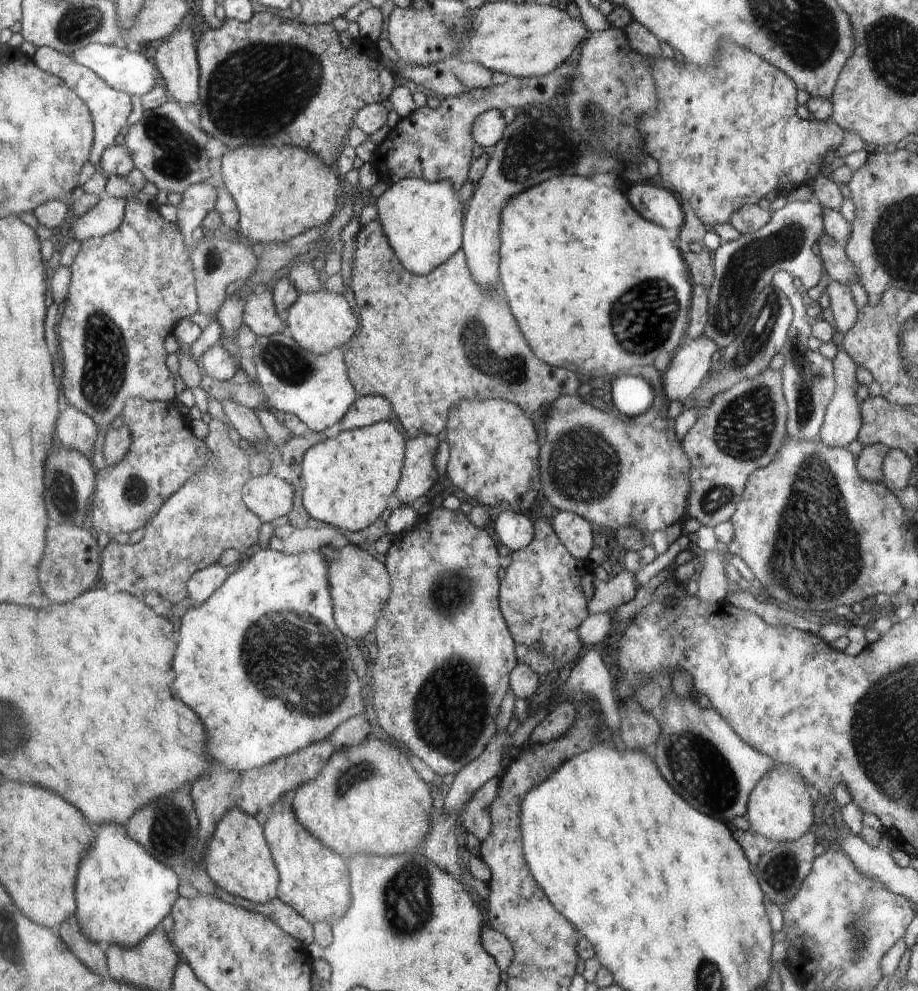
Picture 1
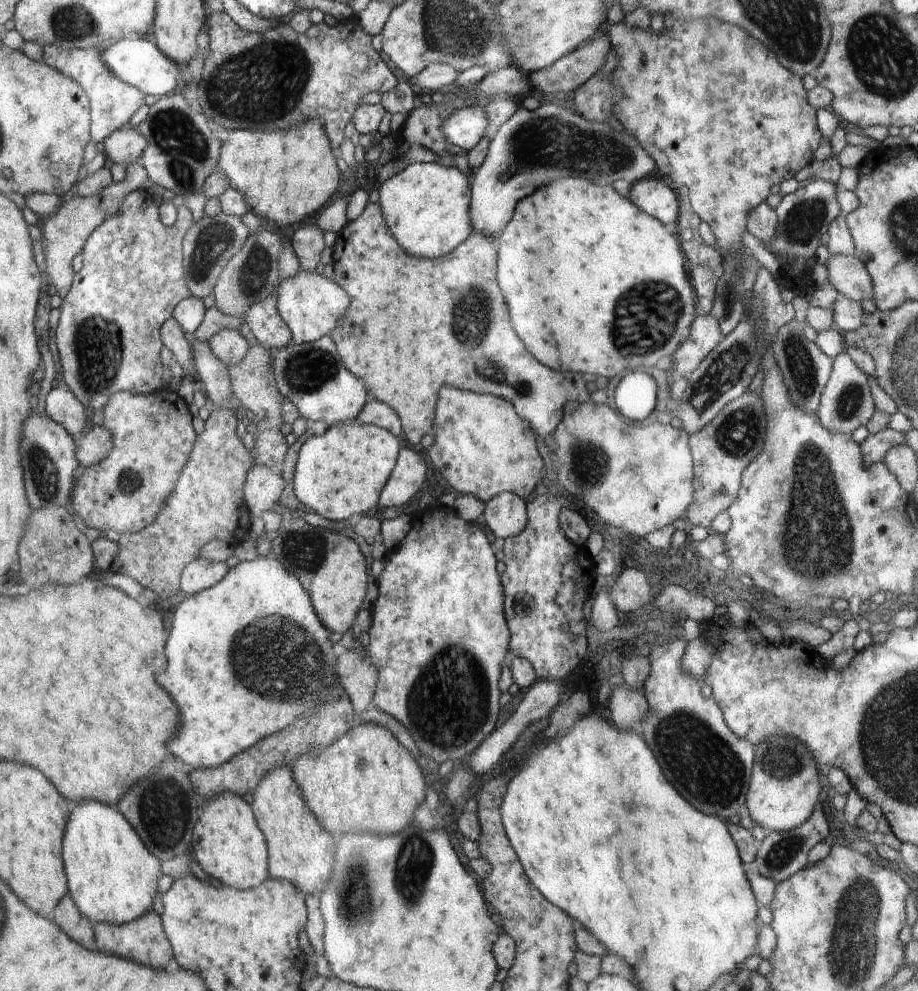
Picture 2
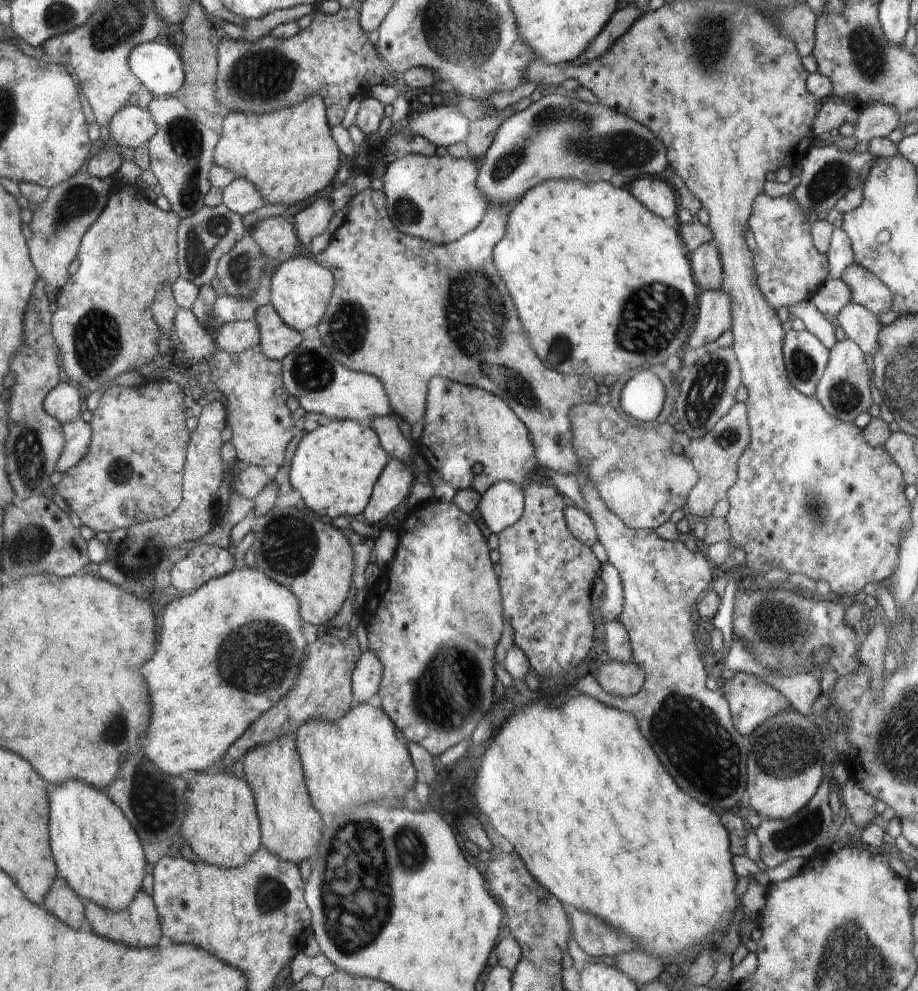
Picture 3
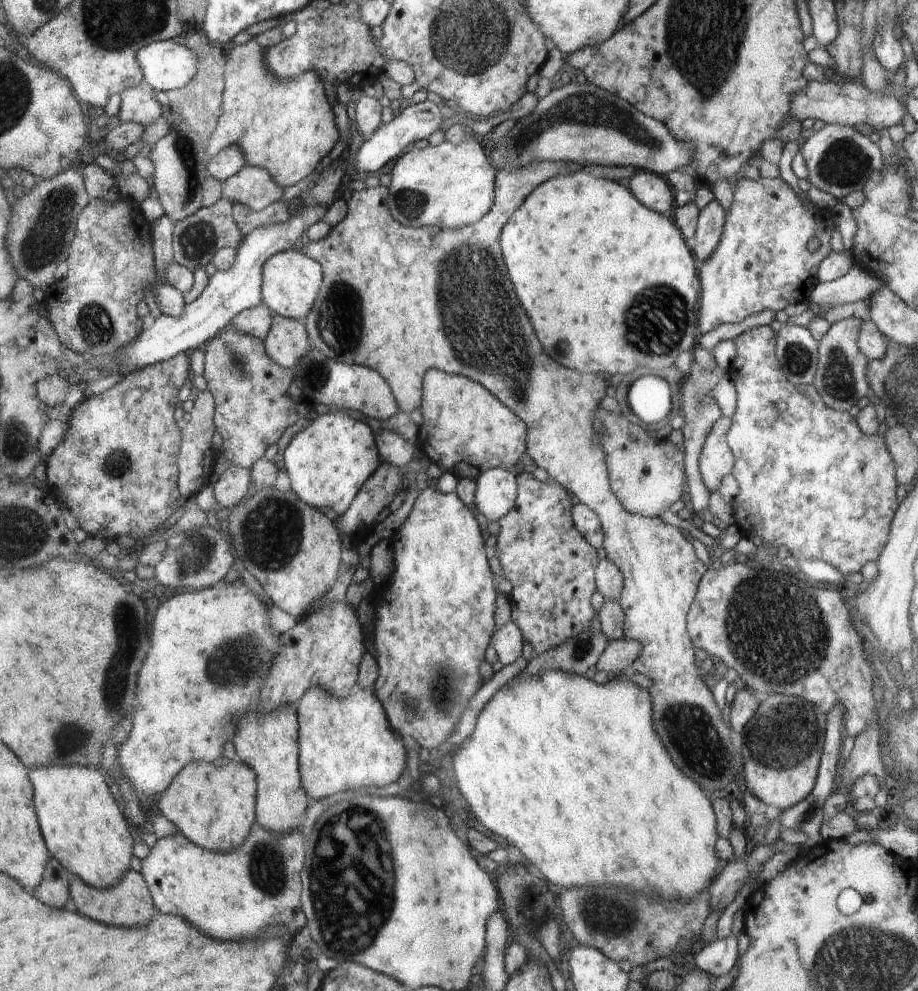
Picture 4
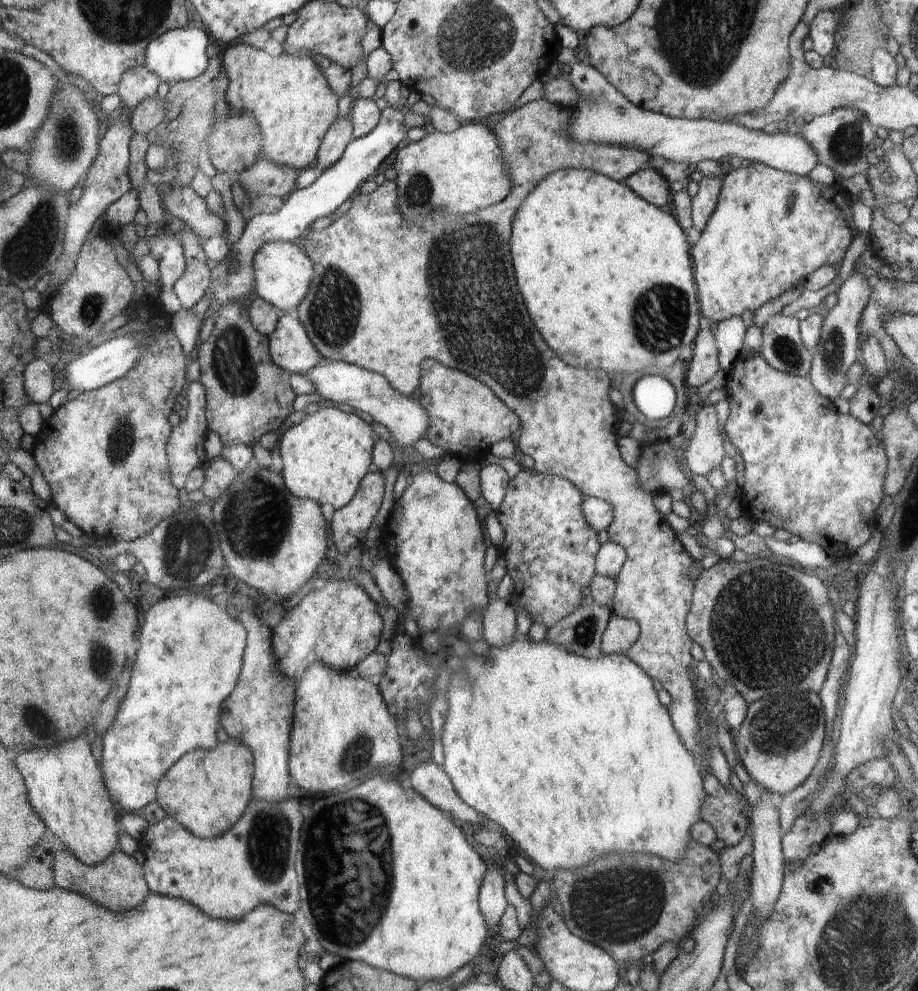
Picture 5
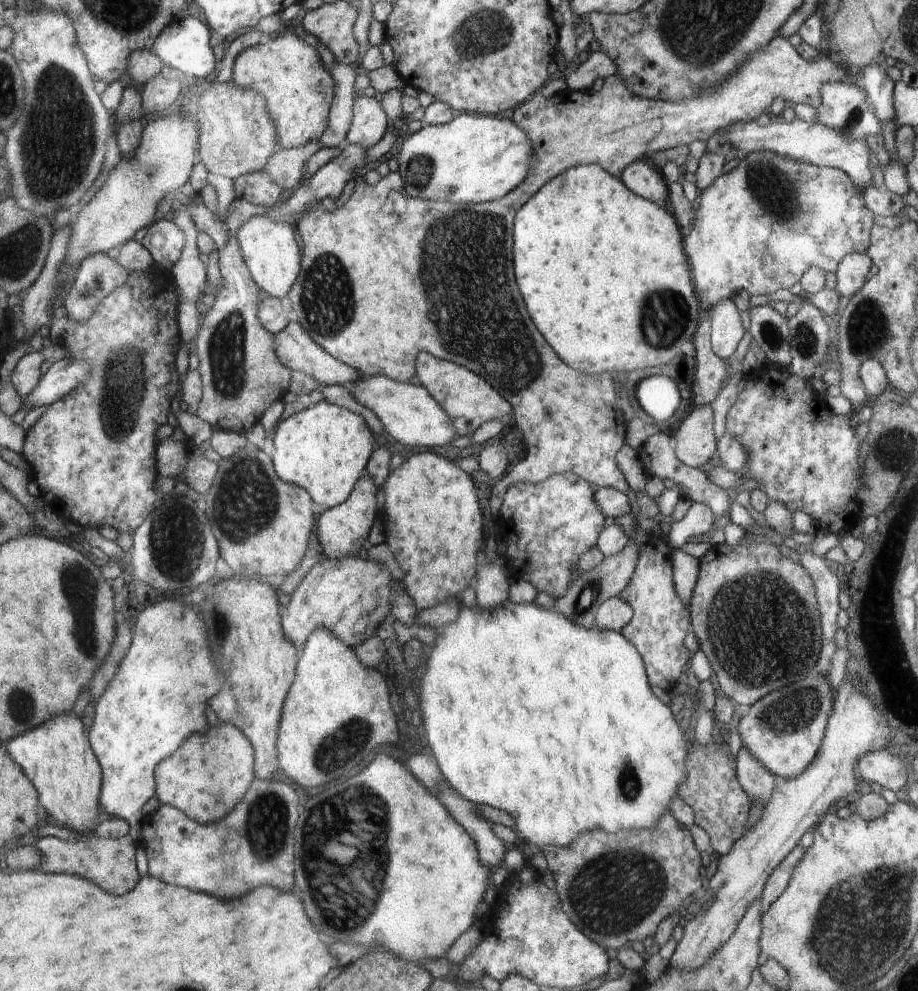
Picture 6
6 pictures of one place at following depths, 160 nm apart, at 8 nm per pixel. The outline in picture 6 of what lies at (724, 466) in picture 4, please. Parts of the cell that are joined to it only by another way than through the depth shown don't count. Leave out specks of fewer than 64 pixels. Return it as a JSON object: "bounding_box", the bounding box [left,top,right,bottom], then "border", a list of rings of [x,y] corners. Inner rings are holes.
{"bounding_box":[676,405,717,468],"border":[[[710,405],[694,406],[676,432],[676,458],[682,464],[702,468],[717,452],[713,411]]]}

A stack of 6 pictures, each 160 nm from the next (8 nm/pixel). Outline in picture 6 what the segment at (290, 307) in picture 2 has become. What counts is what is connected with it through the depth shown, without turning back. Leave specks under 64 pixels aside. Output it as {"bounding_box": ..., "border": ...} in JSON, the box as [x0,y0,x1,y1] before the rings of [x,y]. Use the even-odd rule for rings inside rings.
{"bounding_box":[237,215,301,297],"border":[[[267,215],[254,216],[238,231],[237,239],[254,282],[270,297],[288,296],[301,274],[300,248],[292,234],[292,226],[279,223]]]}

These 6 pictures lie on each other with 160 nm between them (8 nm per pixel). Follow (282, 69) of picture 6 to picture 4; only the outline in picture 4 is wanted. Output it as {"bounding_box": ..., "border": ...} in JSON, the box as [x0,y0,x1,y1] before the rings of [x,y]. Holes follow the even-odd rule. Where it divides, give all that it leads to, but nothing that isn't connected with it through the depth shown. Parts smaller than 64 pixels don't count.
{"bounding_box":[207,37,338,188],"border":[[[253,37],[241,45],[233,45],[227,54],[223,79],[223,101],[216,130],[208,142],[207,153],[214,158],[227,148],[238,147],[244,154],[246,165],[266,169],[273,180],[282,188],[298,184],[306,178],[318,162],[334,148],[338,142],[338,130],[334,124],[333,107],[329,103],[328,91],[324,82],[314,71],[300,75],[298,78],[284,81],[272,76],[265,69],[265,49]]]}

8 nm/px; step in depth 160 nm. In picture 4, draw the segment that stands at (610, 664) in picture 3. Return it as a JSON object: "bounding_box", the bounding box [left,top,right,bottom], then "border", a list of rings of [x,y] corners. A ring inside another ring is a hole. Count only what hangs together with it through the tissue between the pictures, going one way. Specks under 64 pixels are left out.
{"bounding_box":[595,638,642,678],"border":[[[626,638],[607,643],[604,652],[595,664],[597,670],[607,672],[609,677],[618,678],[620,672],[630,670],[642,652],[638,641],[628,641]]]}

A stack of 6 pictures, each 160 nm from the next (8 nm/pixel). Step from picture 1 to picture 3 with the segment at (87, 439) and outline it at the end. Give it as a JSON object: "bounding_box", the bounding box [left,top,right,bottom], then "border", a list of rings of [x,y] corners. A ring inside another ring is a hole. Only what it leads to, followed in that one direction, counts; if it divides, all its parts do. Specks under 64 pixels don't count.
{"bounding_box":[45,382,80,425],"border":[[[61,382],[46,395],[45,411],[62,425],[76,420],[80,414],[80,392],[72,382]]]}

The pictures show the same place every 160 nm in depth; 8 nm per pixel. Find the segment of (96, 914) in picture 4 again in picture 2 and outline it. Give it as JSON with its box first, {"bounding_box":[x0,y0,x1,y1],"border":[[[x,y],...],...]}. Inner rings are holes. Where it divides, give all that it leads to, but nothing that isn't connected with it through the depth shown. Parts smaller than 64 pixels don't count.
{"bounding_box":[92,911,174,971],"border":[[[156,911],[142,915],[140,919],[136,919],[132,923],[123,925],[96,923],[92,927],[95,932],[98,950],[106,952],[110,956],[130,958],[130,960],[136,960],[136,962],[140,962],[140,964],[152,967],[158,971],[165,970],[166,965],[174,956],[173,945],[170,944],[164,929],[164,921]]]}

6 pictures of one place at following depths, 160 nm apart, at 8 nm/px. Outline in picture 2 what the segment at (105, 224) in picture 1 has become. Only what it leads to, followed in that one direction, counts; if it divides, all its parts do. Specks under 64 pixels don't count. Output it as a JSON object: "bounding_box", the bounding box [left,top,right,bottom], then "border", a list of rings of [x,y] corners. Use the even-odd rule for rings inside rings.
{"bounding_box":[39,161,148,295],"border":[[[139,161],[130,164],[127,167],[126,181],[122,183],[111,183],[98,194],[92,196],[82,196],[74,193],[63,197],[60,207],[54,214],[41,220],[39,226],[43,236],[42,259],[43,271],[46,272],[48,284],[56,289],[58,294],[66,295],[72,287],[72,260],[76,254],[82,252],[82,246],[88,242],[89,237],[98,228],[101,227],[110,216],[114,216],[122,207],[122,202],[126,196],[130,195],[132,190],[139,190],[140,184],[148,178],[144,166]]]}

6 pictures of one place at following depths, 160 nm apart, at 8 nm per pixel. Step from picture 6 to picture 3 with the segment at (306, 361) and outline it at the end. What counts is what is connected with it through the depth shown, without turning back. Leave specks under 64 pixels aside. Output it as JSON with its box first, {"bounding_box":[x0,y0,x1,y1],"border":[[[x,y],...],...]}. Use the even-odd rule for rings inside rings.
{"bounding_box":[254,303,304,361],"border":[[[271,303],[259,306],[254,320],[258,324],[262,352],[272,360],[281,361],[304,342],[302,333],[290,328]]]}

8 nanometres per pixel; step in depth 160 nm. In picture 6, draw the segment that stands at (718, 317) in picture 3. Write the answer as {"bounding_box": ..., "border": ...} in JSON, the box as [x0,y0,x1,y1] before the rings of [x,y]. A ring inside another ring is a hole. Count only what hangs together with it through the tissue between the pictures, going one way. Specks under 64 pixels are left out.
{"bounding_box":[685,151,874,310],"border":[[[758,151],[758,152],[753,152],[750,155],[746,155],[741,157],[741,162],[738,164],[737,167],[732,169],[728,174],[720,175],[715,181],[712,186],[710,186],[709,189],[706,191],[700,193],[700,197],[698,198],[697,203],[695,204],[695,216],[694,216],[694,221],[693,221],[693,226],[690,234],[687,234],[686,240],[685,240],[685,251],[686,254],[689,255],[690,259],[690,264],[693,264],[693,275],[694,275],[694,280],[696,281],[697,285],[697,291],[698,291],[698,296],[701,297],[703,304],[710,310],[711,308],[714,308],[718,303],[723,301],[724,299],[730,299],[732,295],[736,294],[737,292],[746,292],[746,294],[749,294],[750,296],[758,295],[762,296],[762,294],[772,294],[772,292],[776,292],[776,290],[788,290],[796,284],[796,282],[800,282],[800,279],[803,278],[804,274],[806,271],[809,270],[810,267],[820,267],[825,273],[827,272],[835,272],[839,265],[842,263],[842,260],[846,258],[846,256],[850,256],[854,253],[863,253],[864,251],[867,251],[869,248],[870,242],[870,230],[873,230],[872,226],[874,226],[874,213],[873,211],[868,208],[868,206],[865,204],[865,197],[863,196],[863,192],[866,189],[860,189],[857,185],[853,183],[853,179],[848,176],[843,170],[840,169],[832,169],[832,168],[826,168],[826,167],[817,167],[816,165],[806,165],[802,161],[796,161],[794,159],[789,159],[786,157],[783,157],[782,155],[779,154],[774,154],[773,152],[766,152],[766,151]],[[788,184],[792,184],[794,186],[794,196],[784,196],[786,192],[788,192]]]}

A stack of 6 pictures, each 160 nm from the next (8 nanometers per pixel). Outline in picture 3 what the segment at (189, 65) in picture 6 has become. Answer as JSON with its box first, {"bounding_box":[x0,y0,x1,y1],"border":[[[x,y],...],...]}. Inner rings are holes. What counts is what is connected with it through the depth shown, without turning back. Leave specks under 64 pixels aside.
{"bounding_box":[129,39,184,97],"border":[[[162,39],[138,43],[130,51],[129,67],[154,97],[174,96],[184,84],[177,49]]]}

